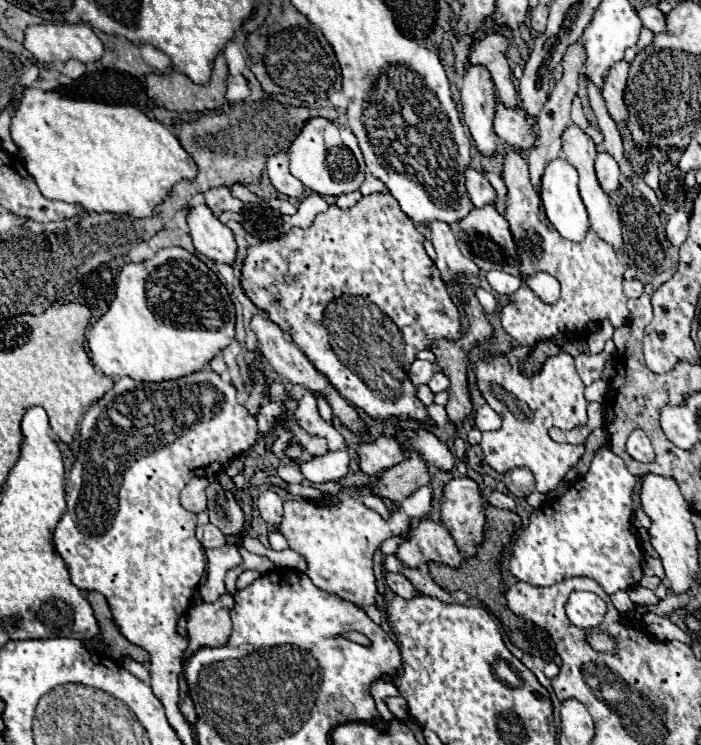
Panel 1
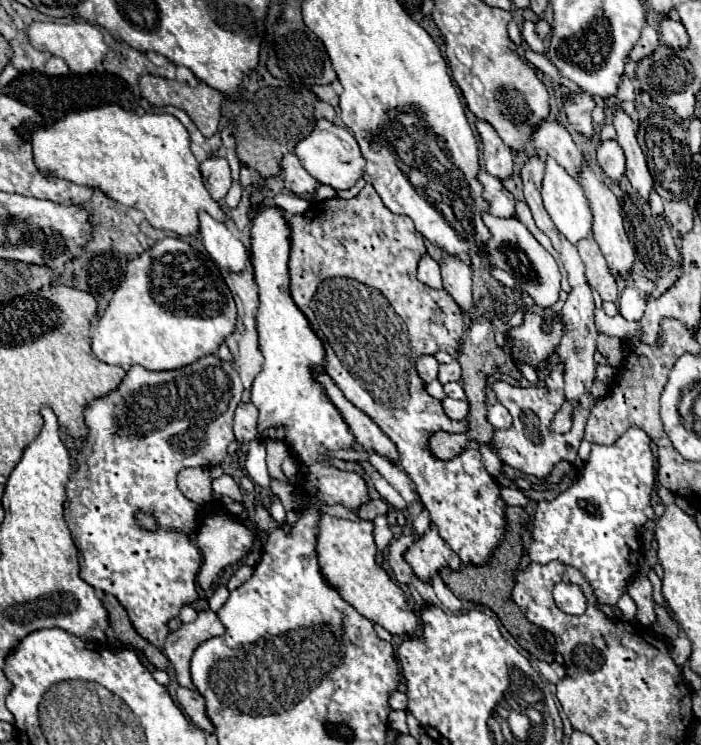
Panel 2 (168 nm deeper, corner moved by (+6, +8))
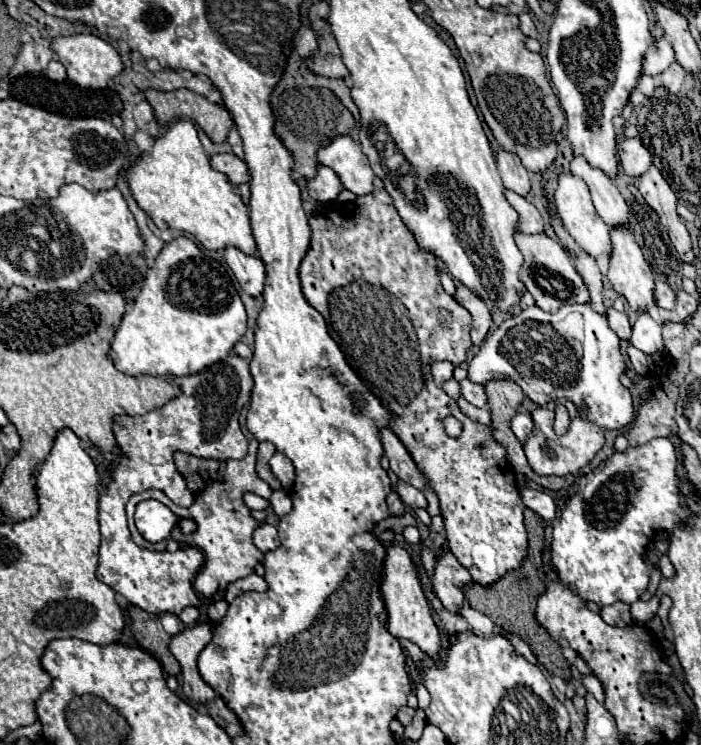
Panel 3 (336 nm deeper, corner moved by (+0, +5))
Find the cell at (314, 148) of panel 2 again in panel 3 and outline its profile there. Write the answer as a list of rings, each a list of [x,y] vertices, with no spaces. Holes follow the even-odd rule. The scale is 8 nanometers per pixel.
[[[342,135],[328,147],[320,149],[318,159],[322,165],[332,167],[340,175],[344,189],[356,195],[372,193],[376,175],[368,163],[368,157],[362,153],[360,143],[354,141],[350,135]]]

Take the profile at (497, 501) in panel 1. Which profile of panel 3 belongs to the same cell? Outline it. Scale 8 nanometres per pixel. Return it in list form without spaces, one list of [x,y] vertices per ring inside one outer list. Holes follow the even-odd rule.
[[[522,489],[520,491],[522,495],[522,501],[528,509],[536,511],[542,519],[546,521],[552,521],[556,517],[556,501],[544,493],[544,491],[534,491],[534,489]]]

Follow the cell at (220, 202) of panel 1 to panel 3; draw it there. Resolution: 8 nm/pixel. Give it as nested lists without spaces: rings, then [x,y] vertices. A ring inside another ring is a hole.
[[[220,153],[212,157],[212,167],[224,175],[228,175],[228,179],[234,185],[240,183],[248,183],[250,181],[250,173],[248,173],[248,165],[236,157],[234,153]]]

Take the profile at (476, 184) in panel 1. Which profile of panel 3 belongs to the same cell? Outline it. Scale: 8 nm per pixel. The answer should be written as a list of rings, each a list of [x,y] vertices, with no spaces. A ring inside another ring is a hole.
[[[506,191],[506,199],[520,215],[520,231],[522,233],[532,235],[532,233],[544,233],[546,231],[546,221],[542,219],[540,211],[530,201],[516,195],[514,191]]]

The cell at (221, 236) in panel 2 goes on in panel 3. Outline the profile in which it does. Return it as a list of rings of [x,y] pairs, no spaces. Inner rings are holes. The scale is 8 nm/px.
[[[234,247],[224,249],[224,259],[234,271],[242,291],[250,297],[262,297],[264,281],[266,281],[264,263],[258,257],[248,257],[240,249],[234,249]]]

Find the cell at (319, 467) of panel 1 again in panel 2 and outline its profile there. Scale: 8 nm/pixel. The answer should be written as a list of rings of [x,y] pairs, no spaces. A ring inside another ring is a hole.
[[[358,462],[362,468],[364,468],[364,472],[370,476],[370,480],[372,480],[372,484],[376,486],[376,490],[380,492],[380,496],[388,502],[388,504],[392,504],[394,508],[398,508],[398,510],[404,510],[406,508],[406,502],[404,502],[404,498],[380,476],[380,472],[370,464],[370,462]]]

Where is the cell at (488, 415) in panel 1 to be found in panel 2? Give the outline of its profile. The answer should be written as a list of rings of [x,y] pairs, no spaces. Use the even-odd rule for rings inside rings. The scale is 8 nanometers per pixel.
[[[492,404],[488,406],[488,414],[486,414],[488,422],[494,426],[494,428],[508,428],[512,424],[512,416],[510,412],[502,406],[502,404]]]

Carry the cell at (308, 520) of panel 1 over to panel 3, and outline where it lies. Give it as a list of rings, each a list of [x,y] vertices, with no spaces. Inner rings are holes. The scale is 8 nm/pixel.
[[[392,545],[386,549],[386,563],[384,563],[384,583],[382,583],[382,595],[388,607],[388,631],[398,639],[408,639],[416,643],[428,657],[434,661],[440,659],[440,631],[432,619],[428,599],[424,595],[416,563],[412,561],[410,553],[398,545]]]

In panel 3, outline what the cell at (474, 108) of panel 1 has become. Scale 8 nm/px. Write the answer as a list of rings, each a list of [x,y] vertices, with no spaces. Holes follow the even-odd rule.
[[[500,151],[496,157],[496,163],[498,163],[498,171],[500,171],[504,187],[526,197],[530,191],[530,177],[528,177],[528,171],[524,169],[524,165],[520,163],[518,155]]]

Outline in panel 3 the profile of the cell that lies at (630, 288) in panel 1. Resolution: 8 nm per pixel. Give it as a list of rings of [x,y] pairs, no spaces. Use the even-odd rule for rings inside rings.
[[[656,283],[656,299],[658,299],[658,307],[674,309],[676,295],[668,283]]]

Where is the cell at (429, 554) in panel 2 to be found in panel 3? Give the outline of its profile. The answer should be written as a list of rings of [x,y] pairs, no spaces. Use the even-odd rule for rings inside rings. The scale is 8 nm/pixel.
[[[444,551],[444,555],[440,555],[434,577],[432,577],[432,585],[434,585],[434,593],[436,597],[442,601],[442,605],[454,613],[460,615],[460,609],[464,605],[464,585],[470,585],[472,577],[470,573],[460,567],[458,559],[450,553]]]

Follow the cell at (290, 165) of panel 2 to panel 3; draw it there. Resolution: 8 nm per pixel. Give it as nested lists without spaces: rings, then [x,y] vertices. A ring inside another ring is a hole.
[[[320,165],[320,171],[316,175],[316,179],[312,179],[308,183],[308,193],[320,201],[320,203],[330,203],[334,201],[340,191],[342,191],[342,183],[340,183],[340,177],[326,165]]]

